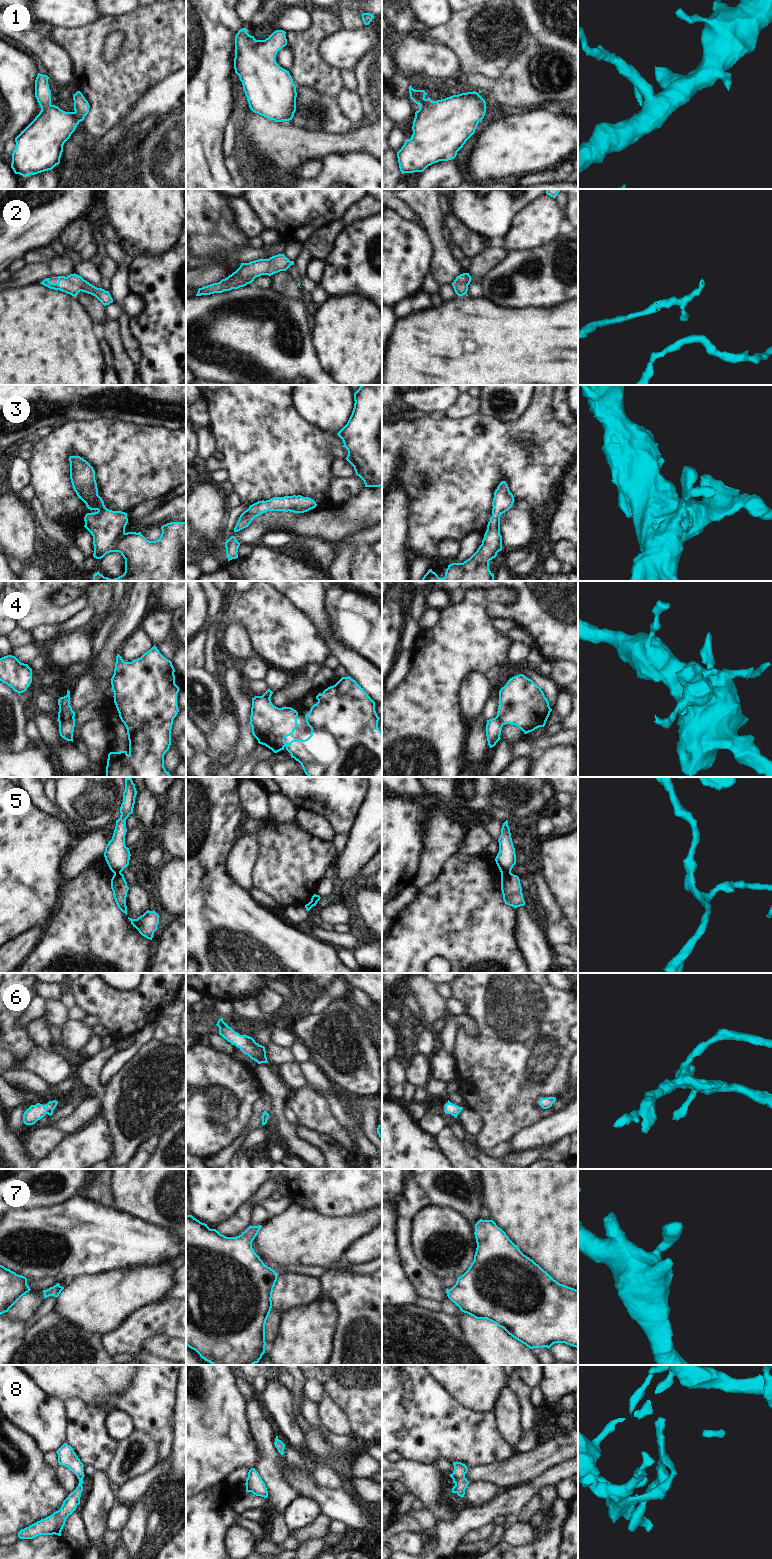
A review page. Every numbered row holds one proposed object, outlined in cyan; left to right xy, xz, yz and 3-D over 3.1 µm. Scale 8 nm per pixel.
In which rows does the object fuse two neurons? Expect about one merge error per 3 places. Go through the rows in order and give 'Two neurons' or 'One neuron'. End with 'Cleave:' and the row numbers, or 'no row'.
1: One neuron
2: One neuron
3: One neuron
4: Two neurons
5: Two neurons
6: One neuron
7: One neuron
8: One neuron
Cleave: 4, 5

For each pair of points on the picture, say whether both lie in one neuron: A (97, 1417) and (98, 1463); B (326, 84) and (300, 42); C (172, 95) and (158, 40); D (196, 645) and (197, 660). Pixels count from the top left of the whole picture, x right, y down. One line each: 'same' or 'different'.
A: same
B: same
C: different
D: same

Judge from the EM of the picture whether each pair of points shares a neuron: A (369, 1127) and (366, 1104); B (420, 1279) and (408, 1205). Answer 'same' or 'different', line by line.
A: same
B: same

